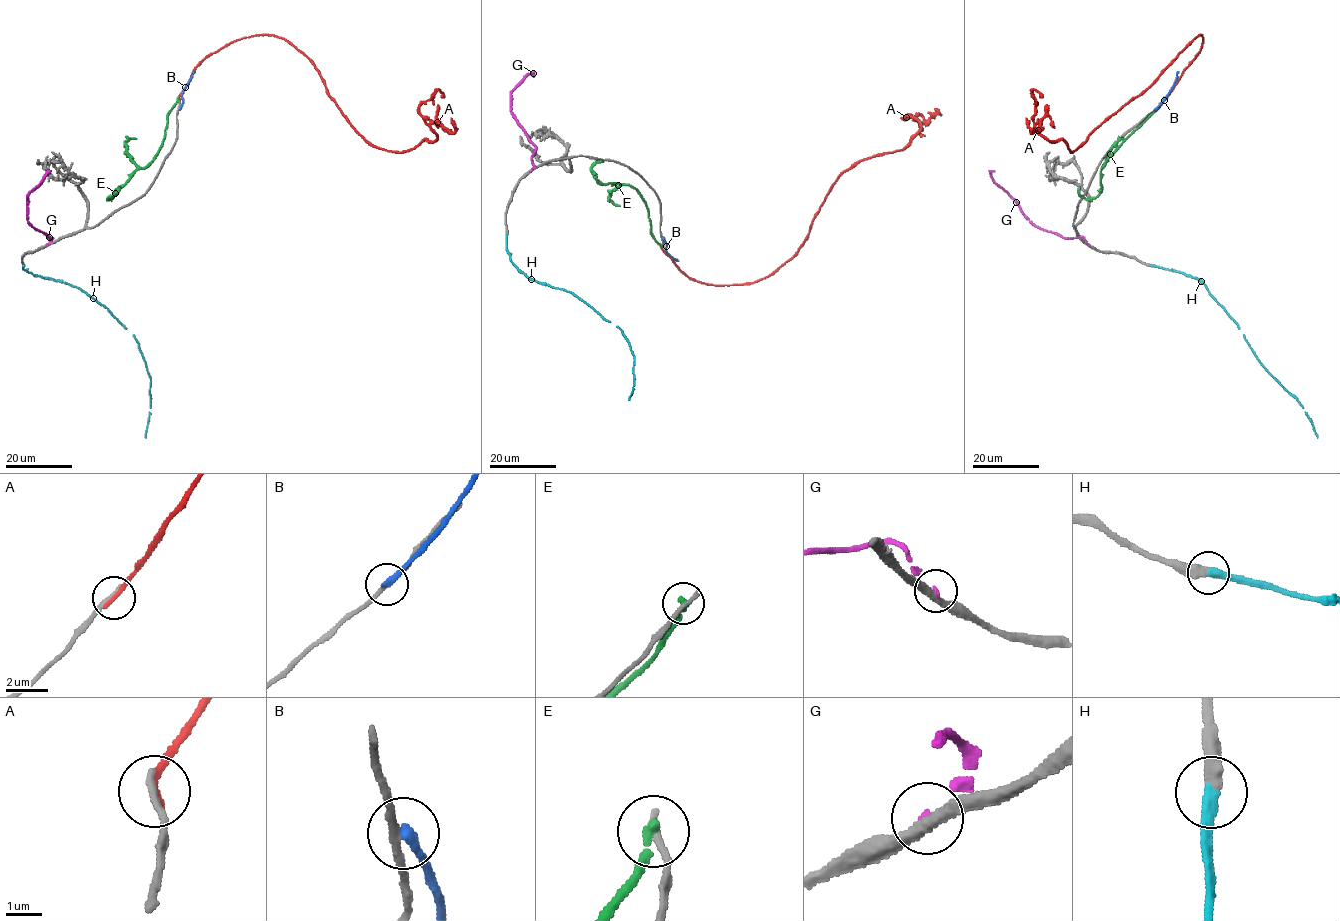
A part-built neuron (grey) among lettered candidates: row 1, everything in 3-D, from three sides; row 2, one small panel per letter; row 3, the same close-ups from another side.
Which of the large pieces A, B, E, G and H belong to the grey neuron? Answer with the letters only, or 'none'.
H

